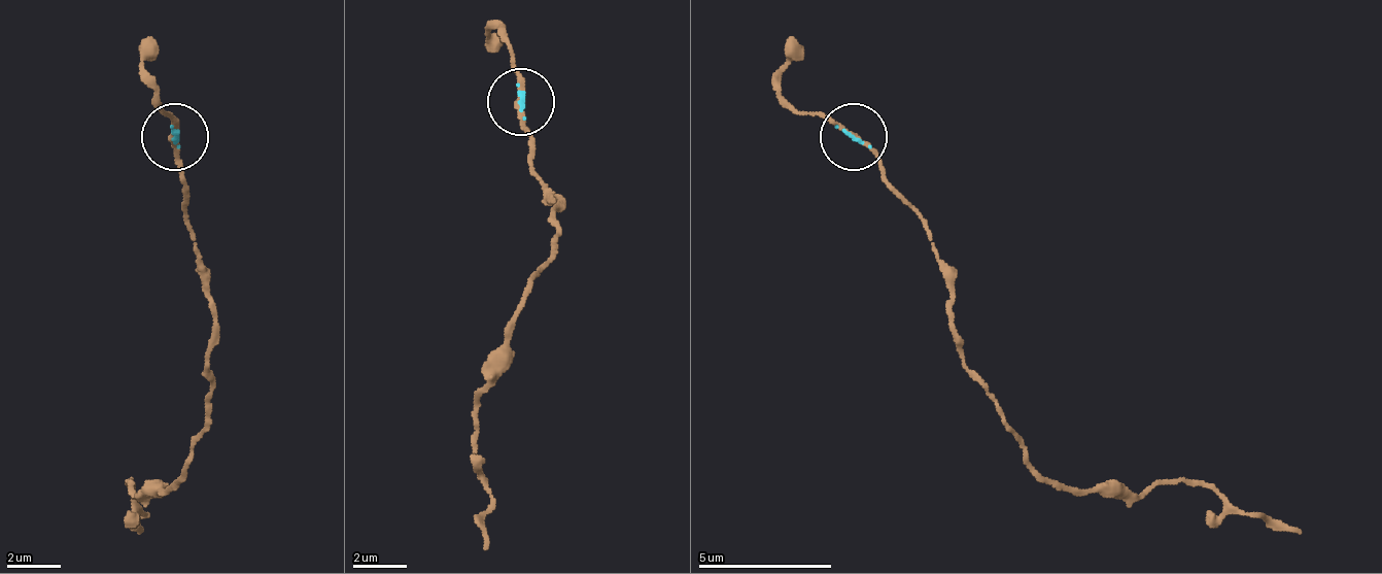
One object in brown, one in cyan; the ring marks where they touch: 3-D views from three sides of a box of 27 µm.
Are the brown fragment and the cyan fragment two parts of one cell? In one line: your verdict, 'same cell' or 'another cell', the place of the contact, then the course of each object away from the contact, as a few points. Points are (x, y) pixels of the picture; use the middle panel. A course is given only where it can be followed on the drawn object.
same cell; place (521, 101); course brown (522, 103), (529, 170), (562, 203), (556, 249), (509, 330), (509, 364), (476, 404), (489, 550); course cyan (522, 103), (516, 82)

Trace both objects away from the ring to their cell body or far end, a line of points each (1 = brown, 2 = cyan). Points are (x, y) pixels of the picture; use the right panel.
1: (855, 138), (922, 218), (948, 285), (955, 345), (1028, 459), (1081, 492), (1202, 478), (1242, 512), (1302, 532)
2: (855, 138), (834, 125)

